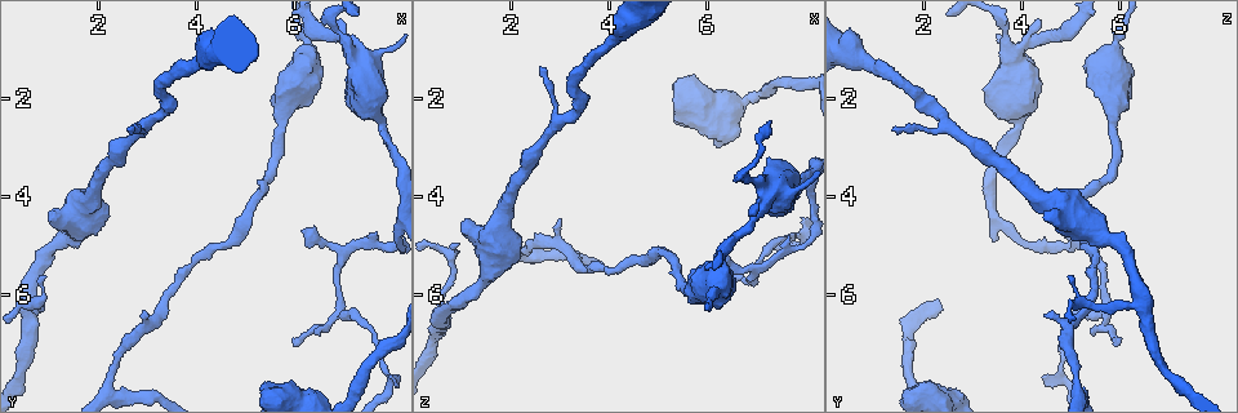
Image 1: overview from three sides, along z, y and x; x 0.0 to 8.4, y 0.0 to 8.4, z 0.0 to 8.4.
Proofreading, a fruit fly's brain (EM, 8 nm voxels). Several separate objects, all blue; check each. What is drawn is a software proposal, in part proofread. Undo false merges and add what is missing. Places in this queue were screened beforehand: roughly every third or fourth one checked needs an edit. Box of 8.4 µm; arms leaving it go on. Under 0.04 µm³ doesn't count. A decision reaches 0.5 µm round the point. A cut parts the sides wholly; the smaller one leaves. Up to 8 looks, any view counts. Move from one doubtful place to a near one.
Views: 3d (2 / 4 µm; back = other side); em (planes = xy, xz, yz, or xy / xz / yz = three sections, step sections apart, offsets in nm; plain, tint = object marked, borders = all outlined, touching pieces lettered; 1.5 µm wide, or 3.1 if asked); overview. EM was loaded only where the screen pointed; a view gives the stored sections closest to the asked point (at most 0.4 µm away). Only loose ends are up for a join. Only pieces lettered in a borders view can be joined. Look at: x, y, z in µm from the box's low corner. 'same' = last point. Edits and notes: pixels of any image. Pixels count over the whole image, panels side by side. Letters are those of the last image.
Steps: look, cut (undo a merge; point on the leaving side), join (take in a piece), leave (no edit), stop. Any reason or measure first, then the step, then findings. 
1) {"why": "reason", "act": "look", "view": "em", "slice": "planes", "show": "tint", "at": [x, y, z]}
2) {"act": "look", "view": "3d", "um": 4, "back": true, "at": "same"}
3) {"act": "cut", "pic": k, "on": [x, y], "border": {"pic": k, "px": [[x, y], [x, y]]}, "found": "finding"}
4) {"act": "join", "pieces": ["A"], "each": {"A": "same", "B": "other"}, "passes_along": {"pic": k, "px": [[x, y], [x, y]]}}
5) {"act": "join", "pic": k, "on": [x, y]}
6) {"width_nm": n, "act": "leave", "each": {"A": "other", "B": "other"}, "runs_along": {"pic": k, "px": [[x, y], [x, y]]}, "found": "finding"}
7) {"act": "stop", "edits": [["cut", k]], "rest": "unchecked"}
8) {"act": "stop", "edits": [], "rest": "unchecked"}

{"why": "free end", "act": "look", "view": "3d", "um": 4, "at": [2.60, 2.65, 1.35]}

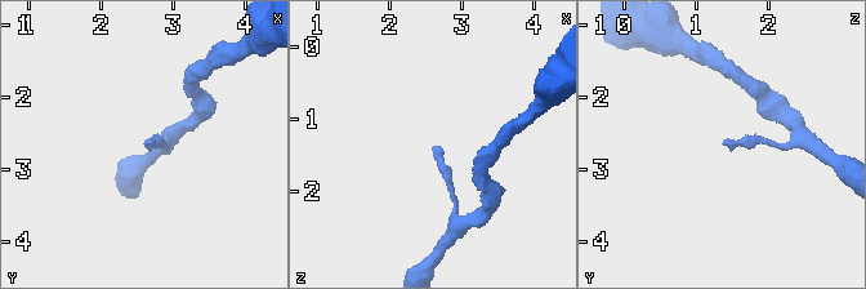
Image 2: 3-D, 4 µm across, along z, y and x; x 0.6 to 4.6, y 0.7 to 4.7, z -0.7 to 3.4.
{"why": "need the tissue", "act": "look", "view": "em", "slice": "planes", "show": "tint", "at": [2.65, 2.65, 1.35]}

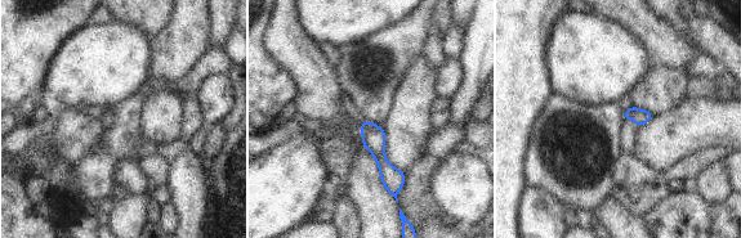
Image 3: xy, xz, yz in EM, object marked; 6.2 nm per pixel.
{"act": "look", "view": "em", "slice": "planes", "show": "borders", "at": "same"}

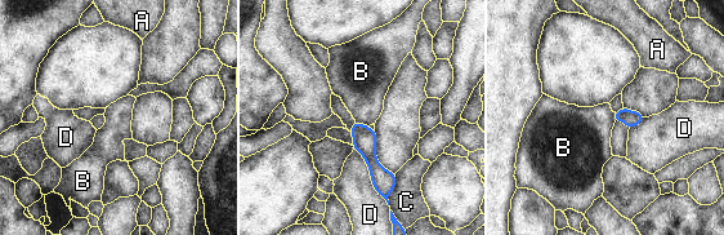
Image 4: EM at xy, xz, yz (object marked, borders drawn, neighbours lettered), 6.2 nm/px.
{"longest_contact_nm": ["D", 500], "act": "leave", "each": {"A": "other", "B": "other", "C": "other", "D": "other"}, "runs_along": {"pic": 4, "px": [[356, 127], [384, 181], [385, 193]]}, "found": "no lettered piece goes on from it"}

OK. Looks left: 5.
{"why": "calibre changes", "act": "look", "view": "em", "slice": "xy", "step": 8, "show": "borders", "at": [7.80, 2.55, 3.90]}

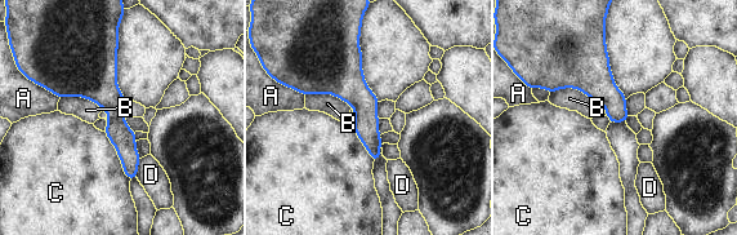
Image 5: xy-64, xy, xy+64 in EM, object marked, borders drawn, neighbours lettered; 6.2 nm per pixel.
{"act": "leave", "each": {"A": "other", "B": "other", "C": "other", "D": "other"}, "found": "continuous, no second neuron"}

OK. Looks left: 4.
{"why": "arms part here", "act": "look", "view": "3d", "um": 4, "at": [0.60, 6.15, 6.45]}

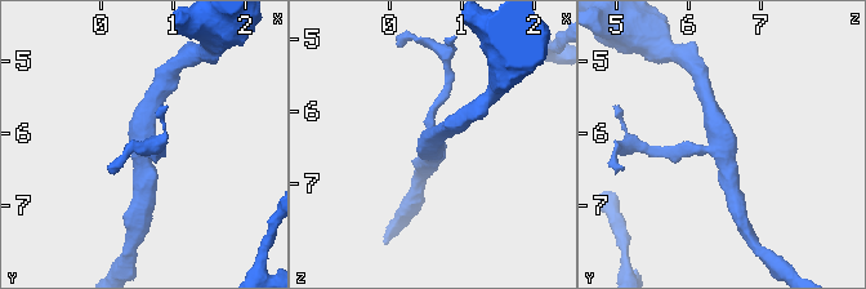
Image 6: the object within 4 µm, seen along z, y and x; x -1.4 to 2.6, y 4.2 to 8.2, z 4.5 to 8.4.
{"act": "look", "view": "em", "slice": "planes", "show": "borders", "at": [0.55, 6.15, 6.45]}

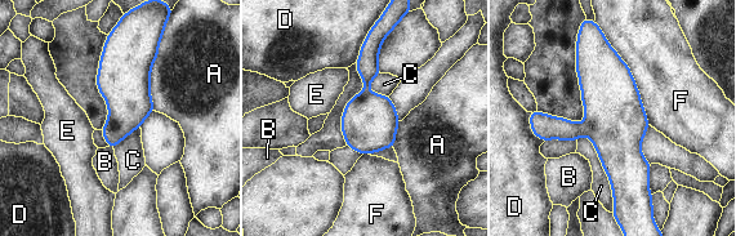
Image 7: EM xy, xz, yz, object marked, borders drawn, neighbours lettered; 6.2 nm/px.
{"act": "leave", "each": {"A": "other", "B": "other", "C": "other", "D": "other", "E": "other", "F": "other"}, "border": {"pic": 7, "px": [[581, 134], [596, 150], [614, 206]]}, "found": "continuous, no second neuron"}

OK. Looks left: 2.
{"act": "stop", "edits": [], "rest": "unchecked"}

